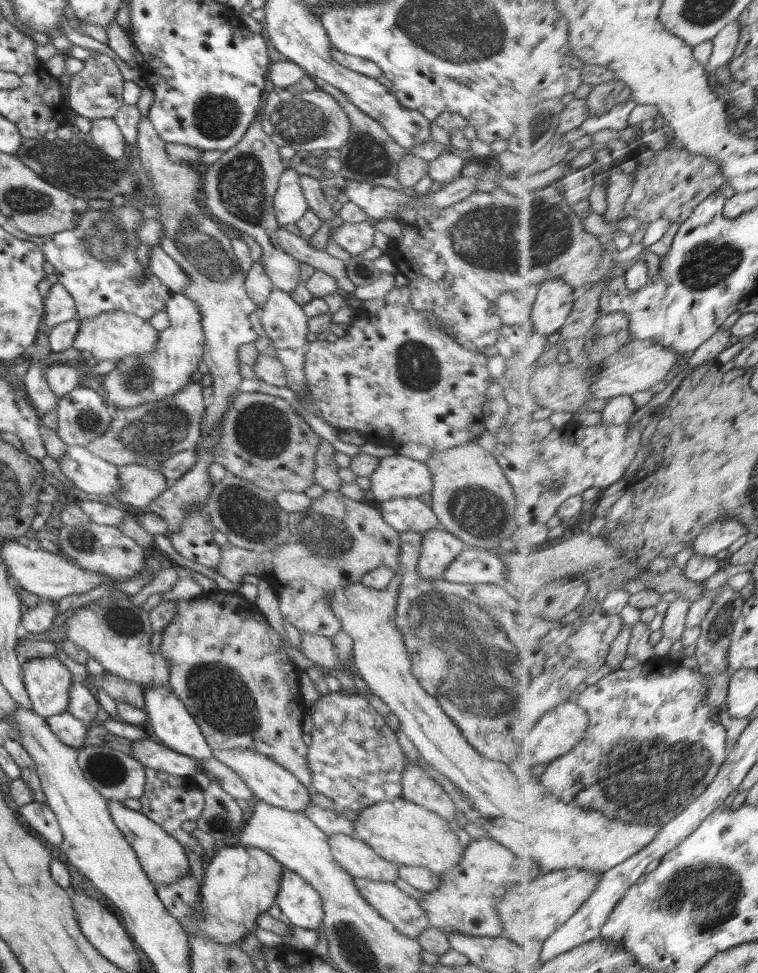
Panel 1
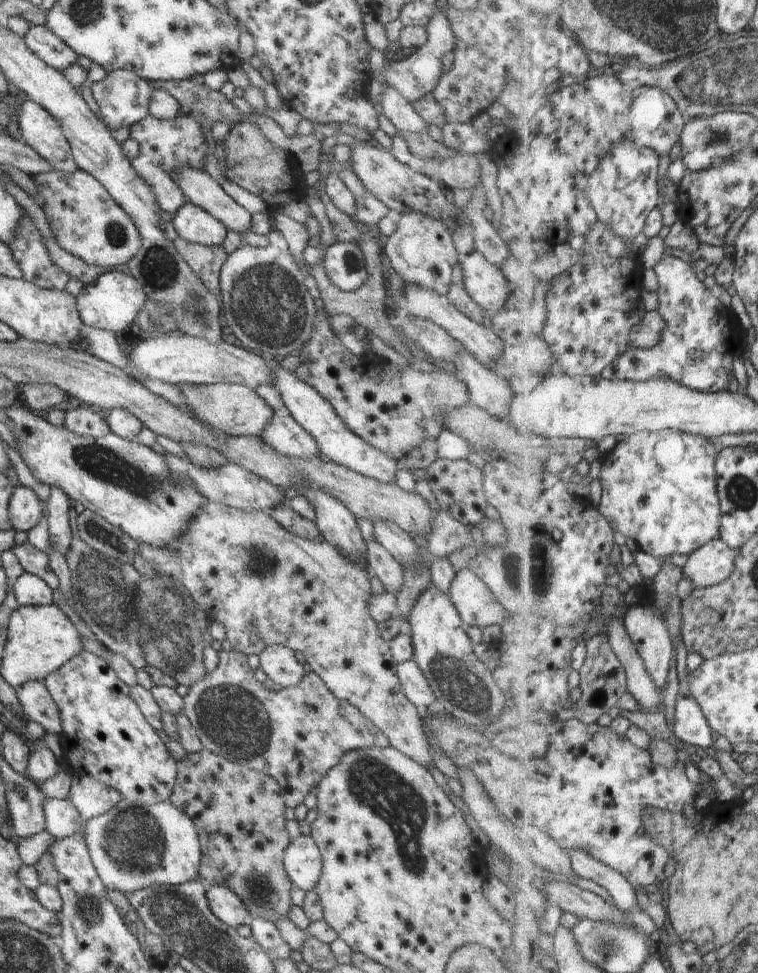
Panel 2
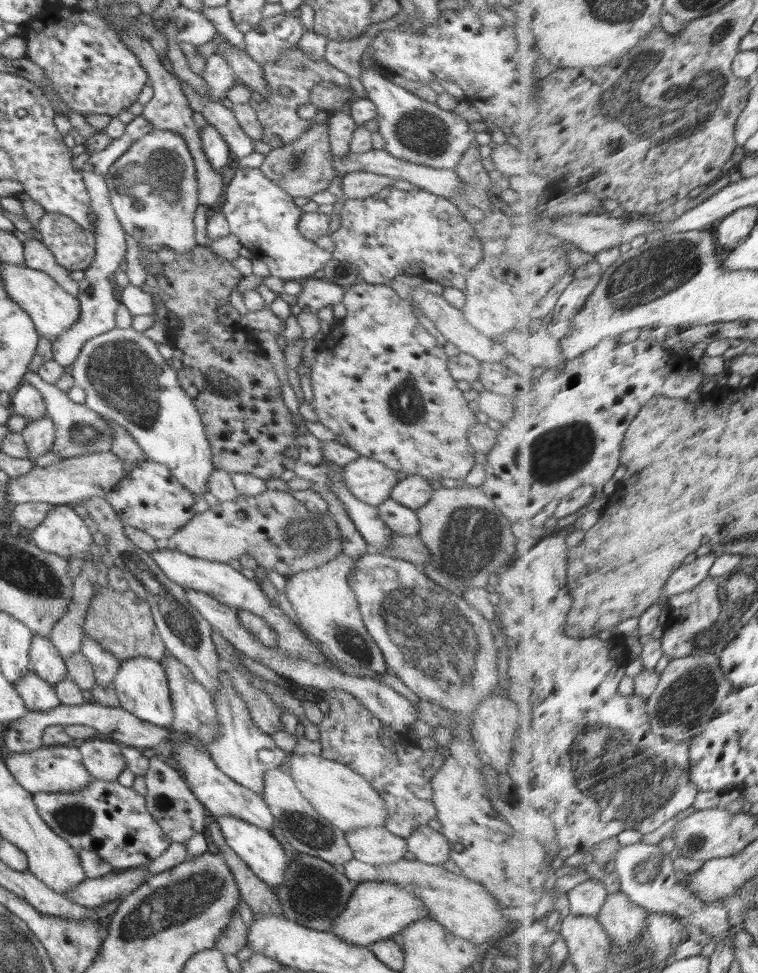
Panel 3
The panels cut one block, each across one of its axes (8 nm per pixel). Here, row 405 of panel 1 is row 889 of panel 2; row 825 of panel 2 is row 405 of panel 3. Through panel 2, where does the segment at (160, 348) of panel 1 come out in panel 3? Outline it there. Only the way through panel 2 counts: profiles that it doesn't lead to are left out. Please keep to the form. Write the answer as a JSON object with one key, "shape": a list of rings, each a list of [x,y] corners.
{"shape":[[[131,326],[114,327],[87,340],[69,370],[75,378],[75,384],[86,393],[85,405],[90,410],[124,427],[124,430],[134,437],[146,458],[170,468],[173,478],[178,480],[190,494],[202,497],[208,492],[208,478],[216,468],[212,463],[212,451],[205,426],[193,400],[190,400],[190,396],[182,390],[177,371],[167,364],[156,342]]]}

